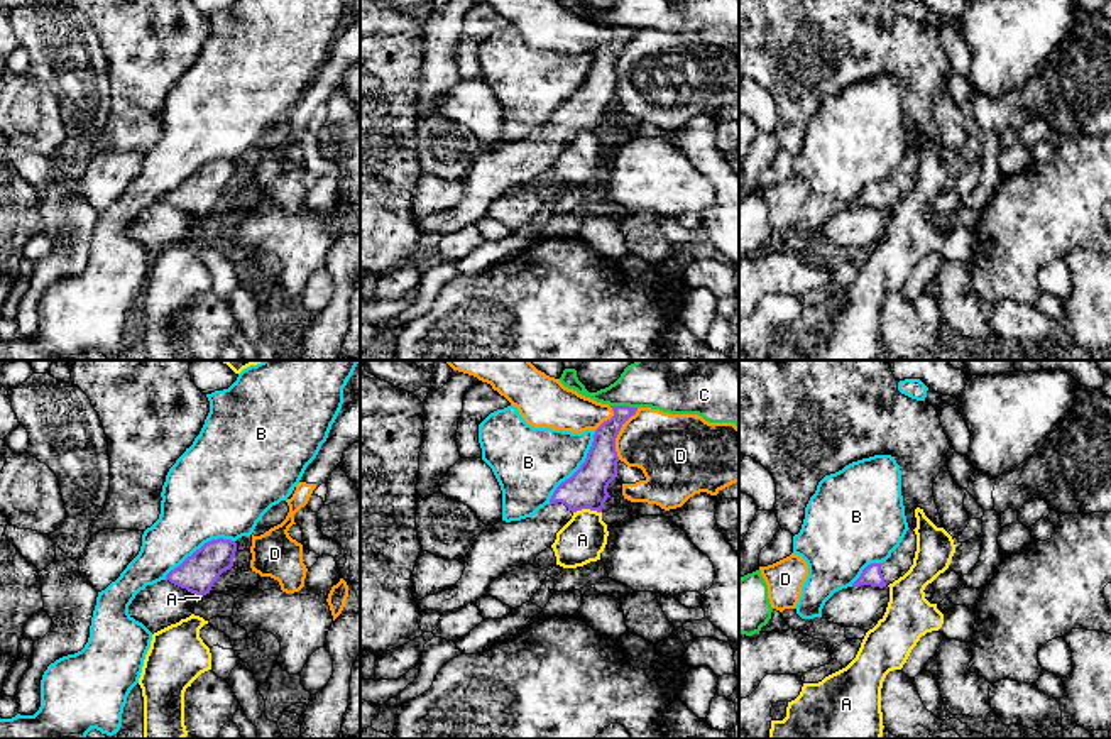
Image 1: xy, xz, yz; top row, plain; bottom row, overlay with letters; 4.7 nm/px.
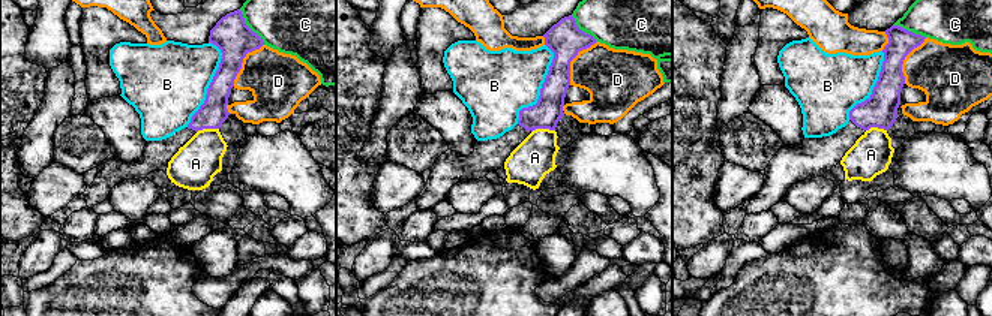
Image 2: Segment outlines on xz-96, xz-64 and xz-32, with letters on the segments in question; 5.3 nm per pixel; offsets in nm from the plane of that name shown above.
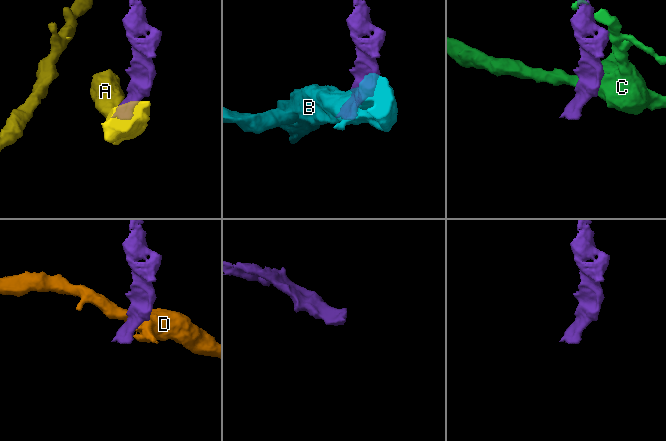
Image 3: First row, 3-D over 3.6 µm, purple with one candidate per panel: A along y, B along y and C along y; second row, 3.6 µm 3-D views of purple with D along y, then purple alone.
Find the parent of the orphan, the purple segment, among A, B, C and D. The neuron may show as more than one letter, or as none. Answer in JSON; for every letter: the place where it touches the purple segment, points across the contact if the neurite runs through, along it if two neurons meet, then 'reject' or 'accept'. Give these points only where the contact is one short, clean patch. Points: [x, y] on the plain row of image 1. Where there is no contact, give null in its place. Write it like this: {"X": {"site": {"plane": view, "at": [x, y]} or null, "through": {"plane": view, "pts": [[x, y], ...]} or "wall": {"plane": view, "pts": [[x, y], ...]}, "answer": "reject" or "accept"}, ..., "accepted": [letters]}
{"A": {"site": {"plane": "xz", "at": [587, 129]}, "wall": {"plane": "xz", "pts": [[601, 132], [577, 131], [574, 134]]}, "answer": "reject"}, "B": {"site": {"plane": "xz", "at": [579, 90]}, "answer": "reject"}, "C": {"site": {"plane": "xz", "at": [624, 27]}, "answer": "reject"}, "D": {"site": {"plane": "xz", "at": [618, 54]}, "answer": "reject"}, "accepted": []}

